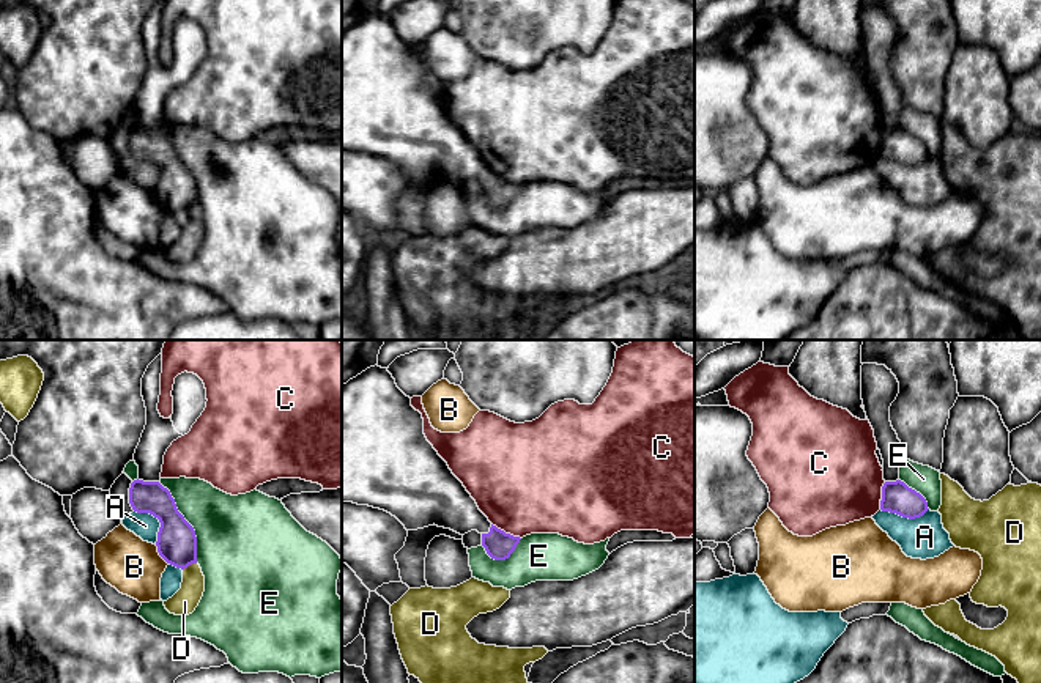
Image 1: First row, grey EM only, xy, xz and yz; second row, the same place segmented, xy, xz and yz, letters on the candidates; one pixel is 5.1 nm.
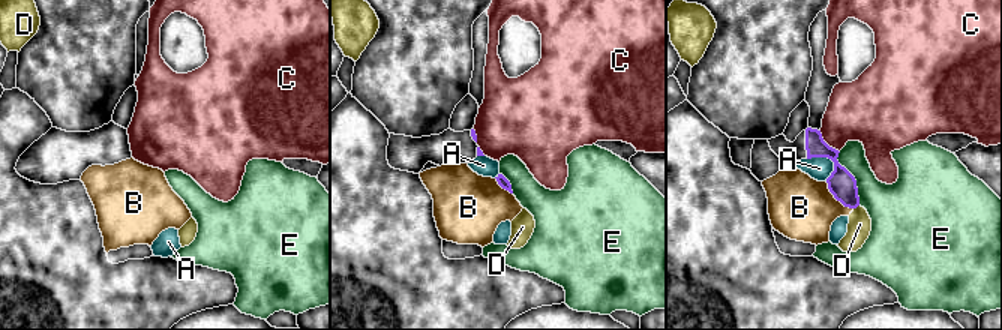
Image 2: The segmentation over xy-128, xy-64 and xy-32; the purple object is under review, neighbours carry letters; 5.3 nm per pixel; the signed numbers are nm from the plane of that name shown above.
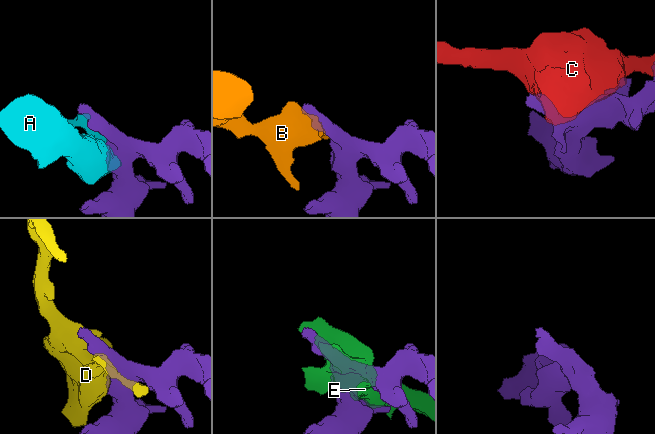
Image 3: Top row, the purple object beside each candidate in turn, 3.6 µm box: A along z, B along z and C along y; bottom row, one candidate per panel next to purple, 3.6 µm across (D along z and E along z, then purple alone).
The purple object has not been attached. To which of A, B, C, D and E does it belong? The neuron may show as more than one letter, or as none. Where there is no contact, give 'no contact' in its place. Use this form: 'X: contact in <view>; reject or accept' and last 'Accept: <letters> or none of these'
A: contact in xy; reject
B: contact in xy; reject
C: contact in xz; reject
D: contact in xy; reject
E: contact in xy; reject
Accept: none of these

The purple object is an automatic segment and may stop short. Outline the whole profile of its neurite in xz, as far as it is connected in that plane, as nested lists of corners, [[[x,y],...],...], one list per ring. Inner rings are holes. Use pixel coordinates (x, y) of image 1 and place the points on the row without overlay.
[[[378,13],[342,31],[342,150],[384,157],[406,178],[433,172],[460,183],[477,178],[482,194],[495,208],[509,206],[521,187],[493,173],[479,157],[427,88],[422,61],[411,54],[411,46],[397,35],[387,16]]]

